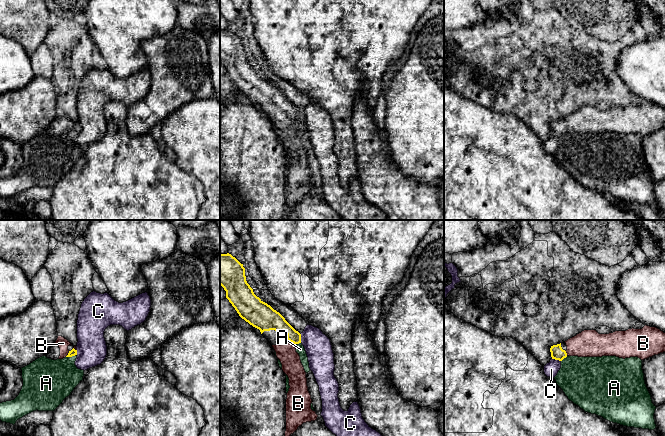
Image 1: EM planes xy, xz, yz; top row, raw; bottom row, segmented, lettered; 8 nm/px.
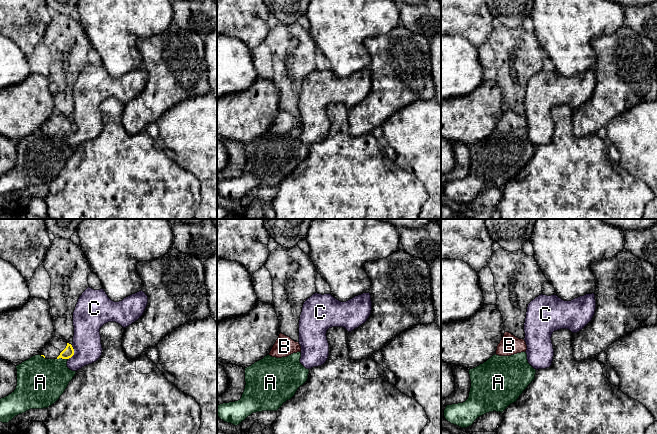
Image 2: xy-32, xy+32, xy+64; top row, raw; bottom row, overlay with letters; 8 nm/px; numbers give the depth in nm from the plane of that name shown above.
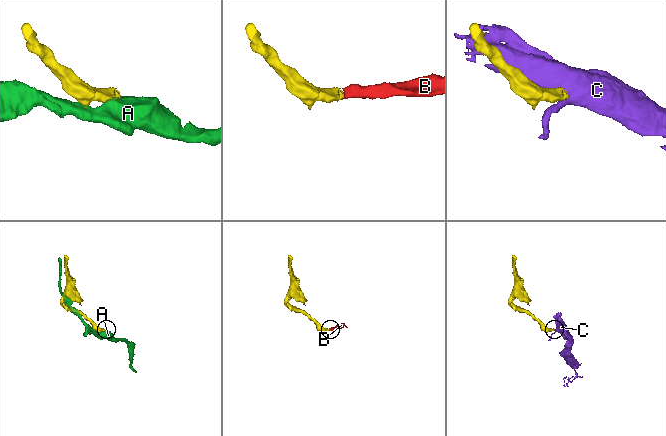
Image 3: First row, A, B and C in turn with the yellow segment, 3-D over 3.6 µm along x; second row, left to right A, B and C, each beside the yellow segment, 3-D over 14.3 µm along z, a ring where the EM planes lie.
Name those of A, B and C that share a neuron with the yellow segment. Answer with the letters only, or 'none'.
B

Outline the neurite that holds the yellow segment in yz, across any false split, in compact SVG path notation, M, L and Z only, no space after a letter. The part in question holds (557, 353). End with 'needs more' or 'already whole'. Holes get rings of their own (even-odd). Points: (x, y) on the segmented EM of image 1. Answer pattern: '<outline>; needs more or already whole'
M645 325L642 329L628 329L609 334L599 334L596 330L584 330L565 341L567 350L563 350L561 343L550 348L552 359L562 361L567 356L602 357L616 356L619 358L638 357L641 360L665 352L665 333L656 327Z; needs more

